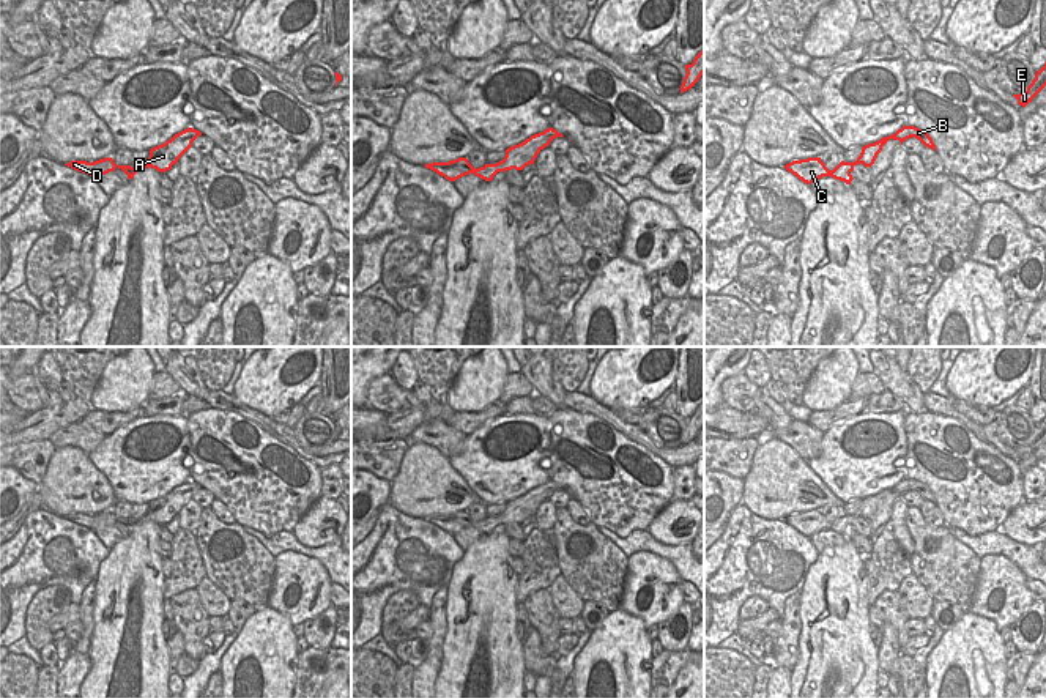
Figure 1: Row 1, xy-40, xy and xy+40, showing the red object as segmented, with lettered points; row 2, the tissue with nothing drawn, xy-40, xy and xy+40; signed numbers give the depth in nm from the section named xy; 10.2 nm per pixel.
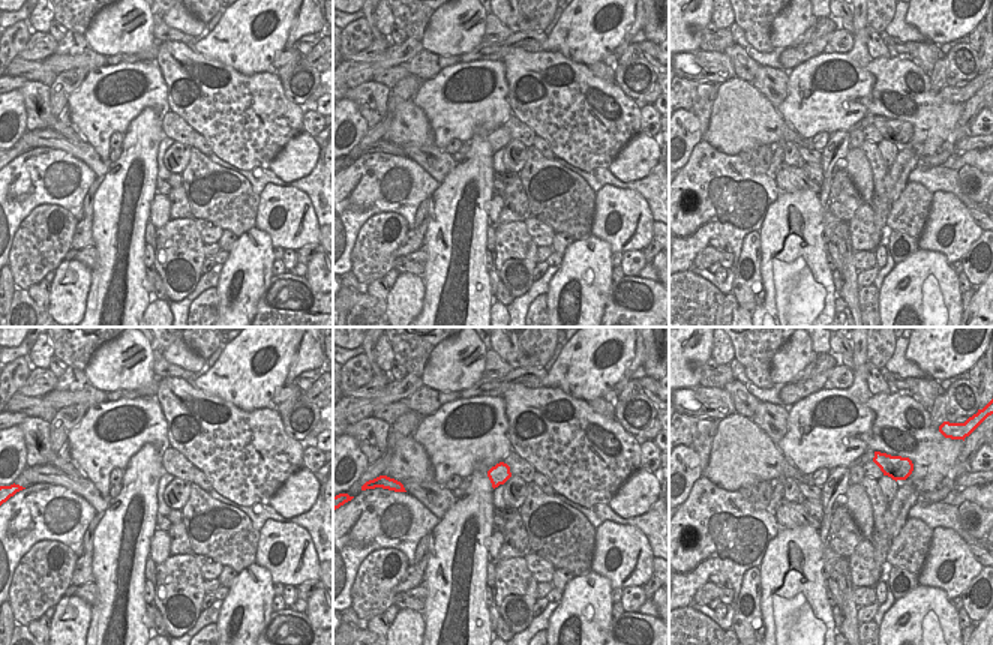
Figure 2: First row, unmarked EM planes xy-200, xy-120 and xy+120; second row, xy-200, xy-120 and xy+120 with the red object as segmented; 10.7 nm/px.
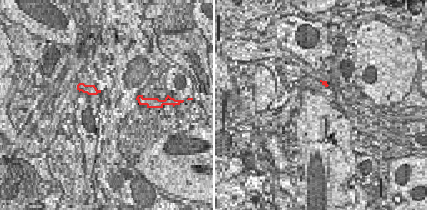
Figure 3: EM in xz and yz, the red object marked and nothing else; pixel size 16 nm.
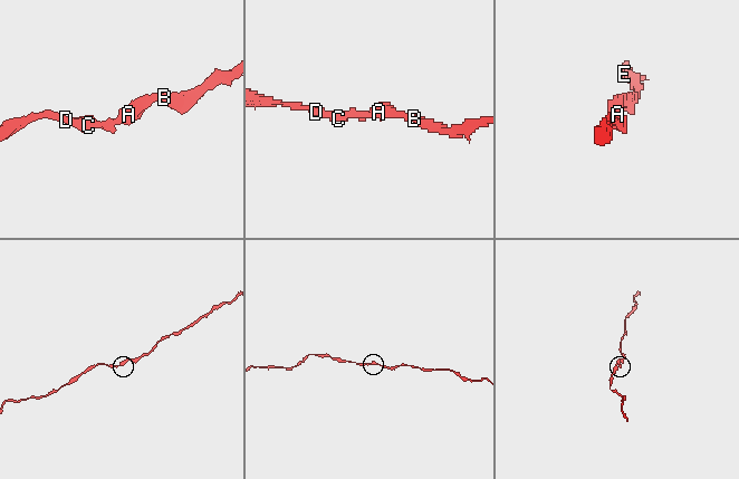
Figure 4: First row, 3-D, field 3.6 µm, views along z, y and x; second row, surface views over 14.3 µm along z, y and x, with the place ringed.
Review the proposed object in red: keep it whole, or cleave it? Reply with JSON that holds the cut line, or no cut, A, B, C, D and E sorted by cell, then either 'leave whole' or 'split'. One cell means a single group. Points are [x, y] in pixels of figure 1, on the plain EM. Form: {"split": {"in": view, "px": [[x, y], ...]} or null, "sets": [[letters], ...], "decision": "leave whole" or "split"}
{"split": null, "sets": [["A", "B", "C", "D", "E"]], "decision": "leave whole"}

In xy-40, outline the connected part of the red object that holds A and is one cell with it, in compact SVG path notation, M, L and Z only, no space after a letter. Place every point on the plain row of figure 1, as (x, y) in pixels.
M187 481L178 487L175 487L170 493L167 493L162 498L158 498L150 503L150 511L147 515L143 515L140 520L131 520L131 518L117 518L112 511L104 511L95 515L87 514L71 514L65 518L87 526L90 529L96 528L106 528L109 525L113 525L117 520L121 522L129 533L134 531L139 522L156 522L158 525L167 525L172 522L173 517L178 515L178 512L192 499L192 495L202 488L200 484Z

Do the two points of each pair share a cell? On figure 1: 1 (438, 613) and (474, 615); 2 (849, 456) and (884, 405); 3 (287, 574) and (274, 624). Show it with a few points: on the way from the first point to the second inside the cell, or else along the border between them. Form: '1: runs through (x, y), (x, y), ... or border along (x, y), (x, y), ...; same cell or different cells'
1: border along (448, 586), (446, 634), (441, 649); different cells
2: border along (905, 407), (895, 412), (867, 412); different cells
3: border along (268, 604), (282, 612), (293, 624); different cells

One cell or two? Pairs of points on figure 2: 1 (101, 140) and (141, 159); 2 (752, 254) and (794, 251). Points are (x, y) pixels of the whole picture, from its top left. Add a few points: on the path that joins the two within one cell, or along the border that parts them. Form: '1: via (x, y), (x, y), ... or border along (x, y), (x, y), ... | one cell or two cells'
1: border along (146, 107), (123, 134) | two cells
2: border along (758, 231), (762, 288) | two cells

